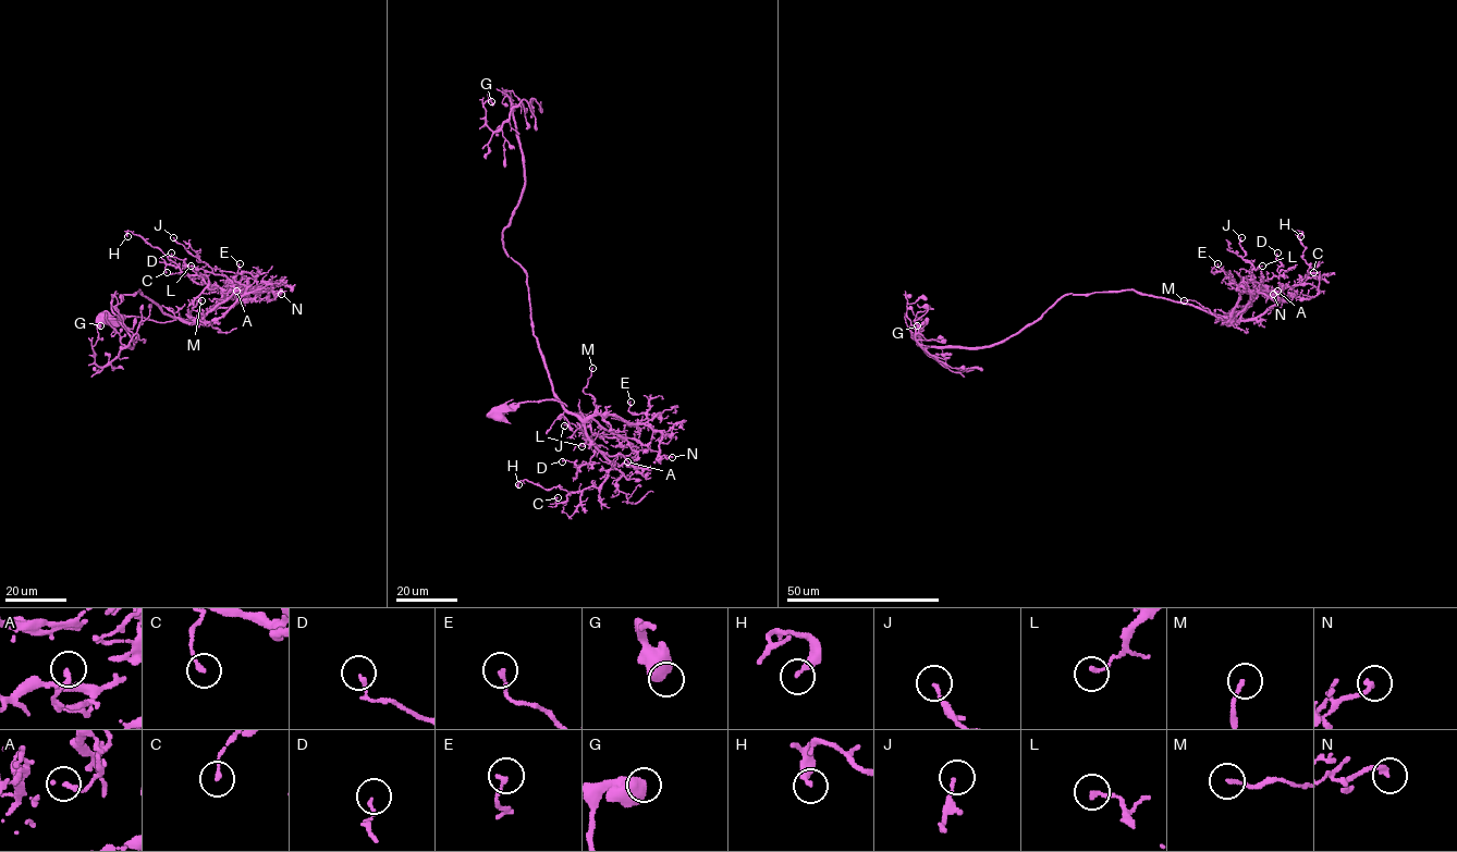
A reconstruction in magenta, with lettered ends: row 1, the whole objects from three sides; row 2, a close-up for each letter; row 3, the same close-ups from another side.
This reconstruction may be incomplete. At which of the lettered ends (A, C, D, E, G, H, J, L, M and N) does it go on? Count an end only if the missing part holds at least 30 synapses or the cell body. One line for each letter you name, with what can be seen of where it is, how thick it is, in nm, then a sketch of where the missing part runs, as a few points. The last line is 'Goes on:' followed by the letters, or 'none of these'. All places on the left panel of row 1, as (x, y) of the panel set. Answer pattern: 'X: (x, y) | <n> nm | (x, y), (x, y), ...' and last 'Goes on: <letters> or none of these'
Goes on: none of these

